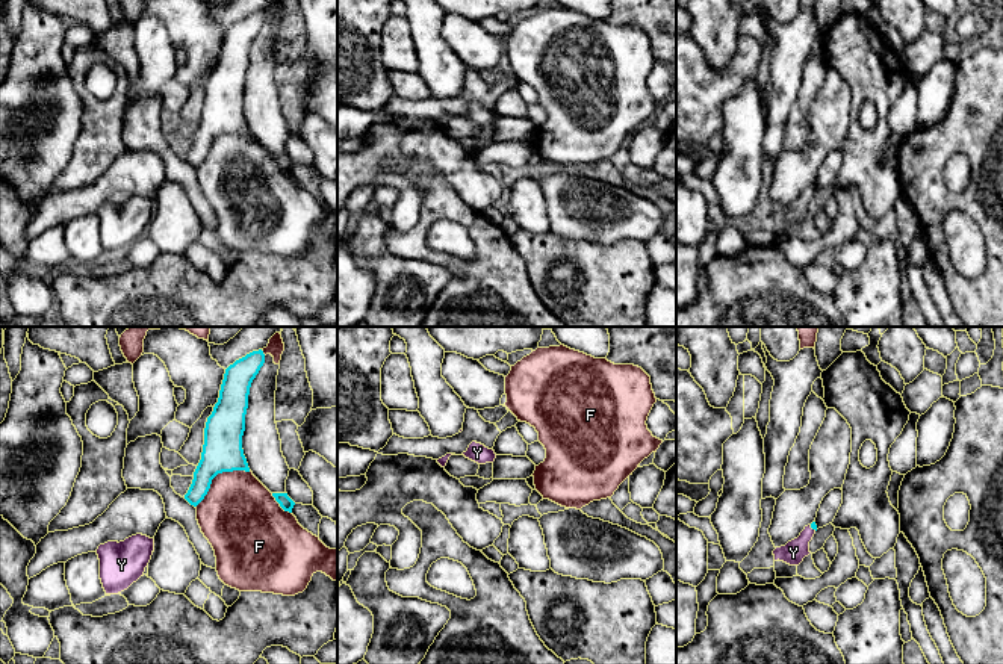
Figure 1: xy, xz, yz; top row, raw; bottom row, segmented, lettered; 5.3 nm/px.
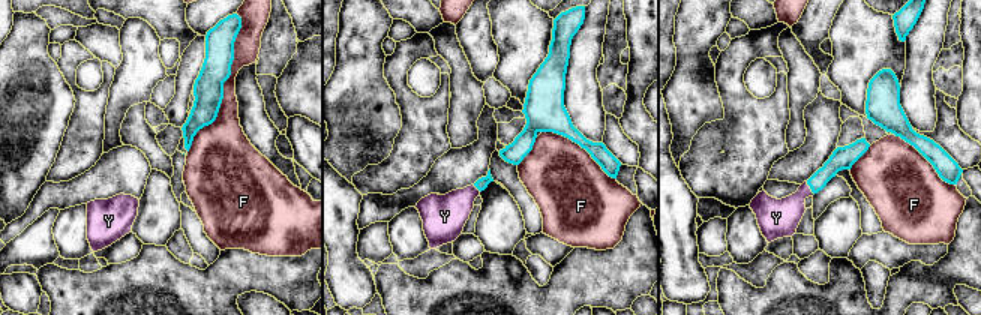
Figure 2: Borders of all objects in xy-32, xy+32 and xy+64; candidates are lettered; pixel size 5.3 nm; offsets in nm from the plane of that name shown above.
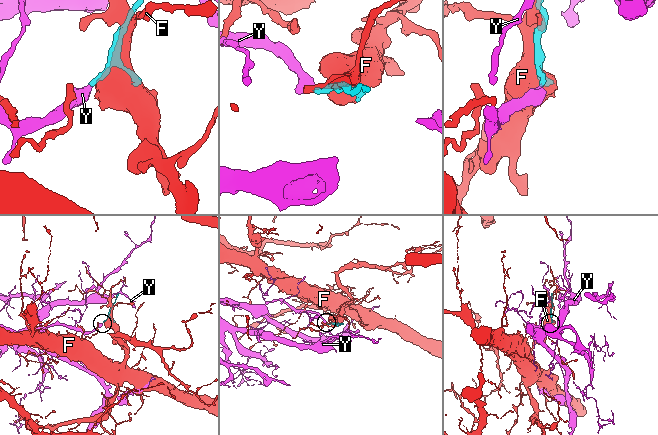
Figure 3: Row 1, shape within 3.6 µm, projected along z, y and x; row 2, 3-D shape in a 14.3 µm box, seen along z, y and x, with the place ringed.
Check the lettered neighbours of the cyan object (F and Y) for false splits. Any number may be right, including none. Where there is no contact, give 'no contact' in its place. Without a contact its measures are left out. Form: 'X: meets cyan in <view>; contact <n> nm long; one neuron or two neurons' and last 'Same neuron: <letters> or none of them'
F: meets cyan in xy; contact 360 nm long; two neurons
Y: meets cyan in yz; contact 50 nm long; one neuron
Same neuron: Y

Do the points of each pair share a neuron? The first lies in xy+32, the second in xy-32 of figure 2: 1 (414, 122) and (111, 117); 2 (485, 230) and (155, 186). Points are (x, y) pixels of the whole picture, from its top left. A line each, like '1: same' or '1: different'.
1: different
2: same

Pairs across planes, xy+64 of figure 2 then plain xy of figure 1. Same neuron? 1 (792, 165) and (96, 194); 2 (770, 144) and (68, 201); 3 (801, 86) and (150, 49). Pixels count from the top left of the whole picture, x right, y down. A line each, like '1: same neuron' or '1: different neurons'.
1: same neuron
2: different neurons
3: different neurons

